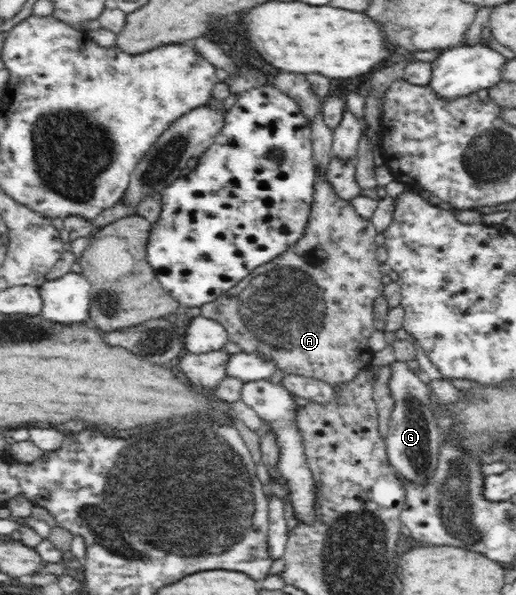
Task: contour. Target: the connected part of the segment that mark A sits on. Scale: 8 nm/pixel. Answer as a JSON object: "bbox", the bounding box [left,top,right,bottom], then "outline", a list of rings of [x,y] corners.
{"bbox":[201,168,384,387],"outline":[[[320,168],[316,169],[316,182],[314,185],[313,203],[311,203],[311,211],[308,225],[305,228],[305,233],[297,243],[288,248],[283,255],[278,256],[271,262],[257,267],[253,272],[250,272],[237,286],[228,289],[223,297],[218,297],[215,301],[207,303],[201,307],[201,315],[211,320],[218,321],[227,331],[231,343],[235,343],[245,353],[254,353],[261,357],[272,358],[276,364],[276,369],[293,373],[297,376],[305,378],[317,379],[318,381],[327,383],[333,387],[339,384],[350,383],[356,379],[358,372],[361,369],[371,367],[372,353],[369,349],[369,336],[373,333],[373,306],[377,297],[382,295],[384,284],[382,283],[382,274],[380,263],[376,260],[375,235],[378,231],[369,219],[363,219],[352,206],[349,200],[341,199],[339,195],[333,191],[332,184],[328,182]]]}

